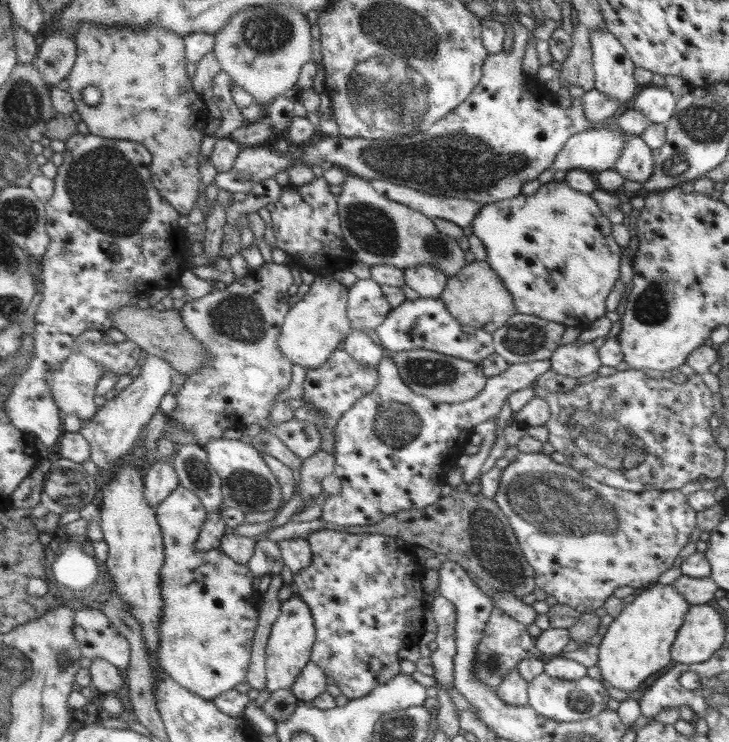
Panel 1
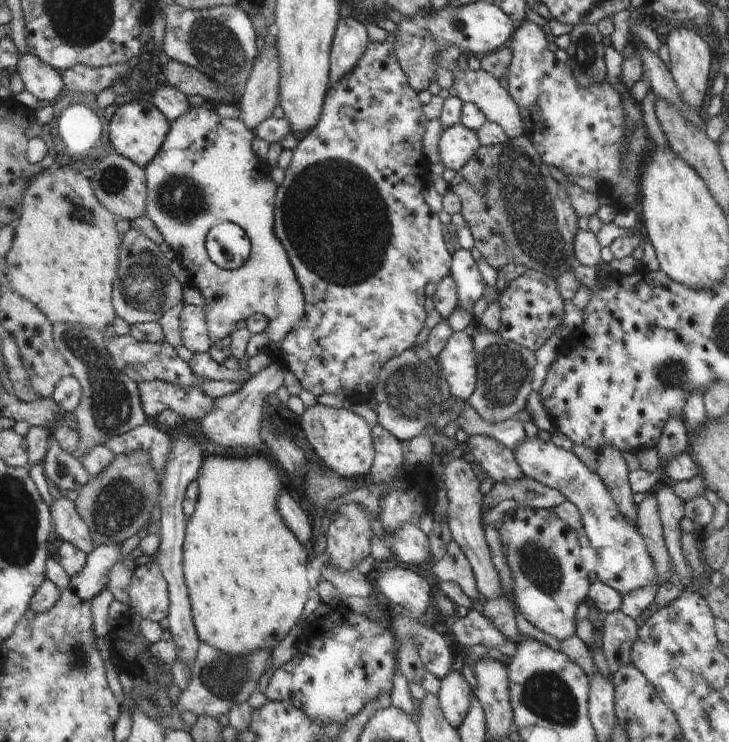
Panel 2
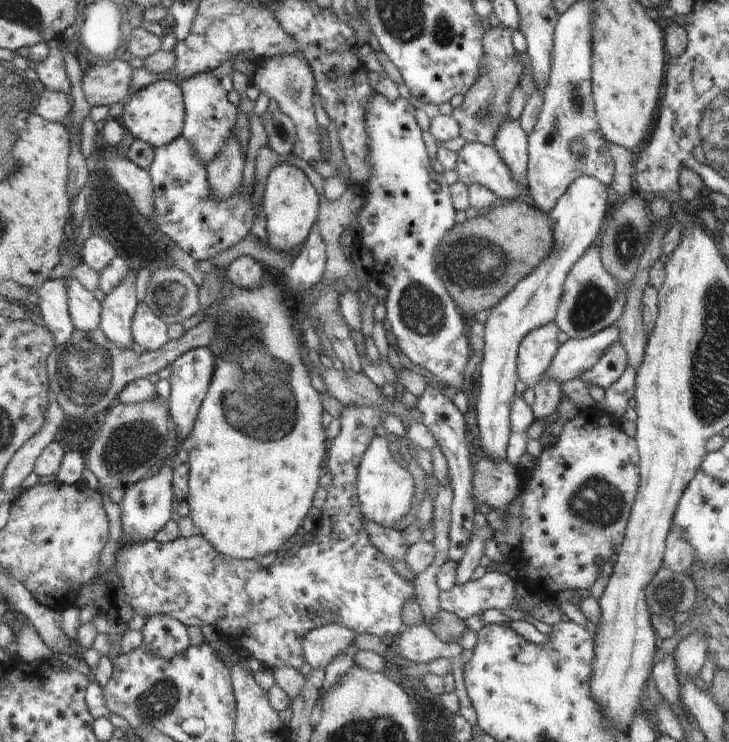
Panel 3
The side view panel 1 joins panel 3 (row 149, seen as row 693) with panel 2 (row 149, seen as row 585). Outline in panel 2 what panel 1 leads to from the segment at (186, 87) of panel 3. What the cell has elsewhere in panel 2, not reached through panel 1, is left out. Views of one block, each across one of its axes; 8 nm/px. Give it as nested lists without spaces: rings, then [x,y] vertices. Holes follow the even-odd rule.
[[[206,101],[201,106],[191,106],[183,118],[171,123],[170,131],[160,148],[160,152],[145,167],[147,179],[146,217],[158,228],[164,242],[176,253],[176,259],[187,270],[188,284],[199,289],[206,305],[210,345],[216,345],[225,337],[231,336],[240,320],[247,320],[254,314],[267,319],[265,336],[272,343],[280,343],[293,330],[296,322],[305,314],[306,302],[289,262],[286,250],[274,231],[275,195],[277,186],[272,181],[271,167],[262,162],[252,150],[255,136],[238,119],[220,119],[216,113],[217,105]],[[222,222],[235,223],[242,228],[252,242],[252,252],[243,266],[238,269],[220,269],[208,257],[205,241],[210,230]]]

